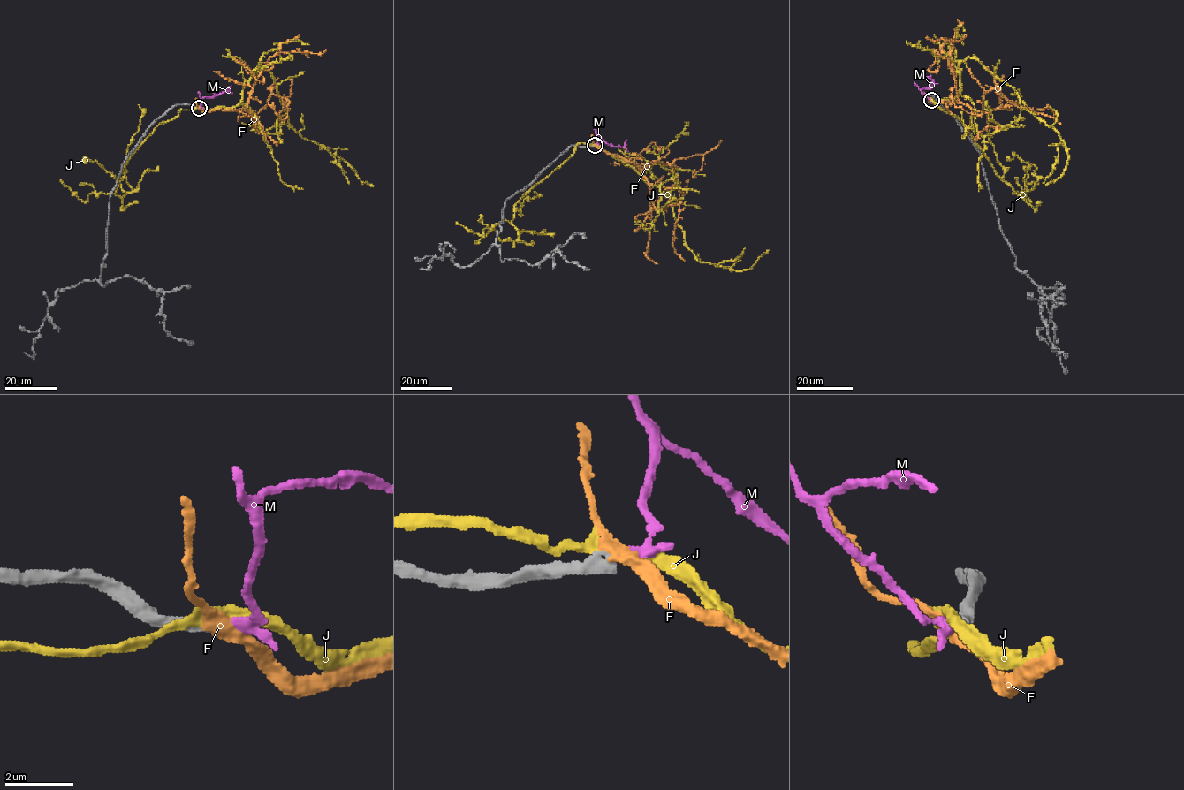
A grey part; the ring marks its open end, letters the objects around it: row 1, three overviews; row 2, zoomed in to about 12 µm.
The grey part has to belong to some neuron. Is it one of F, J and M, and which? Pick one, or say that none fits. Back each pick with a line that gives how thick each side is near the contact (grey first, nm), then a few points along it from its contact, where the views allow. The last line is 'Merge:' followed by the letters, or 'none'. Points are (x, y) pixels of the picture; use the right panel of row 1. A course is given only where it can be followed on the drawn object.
M: 360 nm thick on the grey side, 160 nm on the other; it runs (930, 100), (921, 89), (932, 86), (933, 81), (926, 77)
Merge: M

